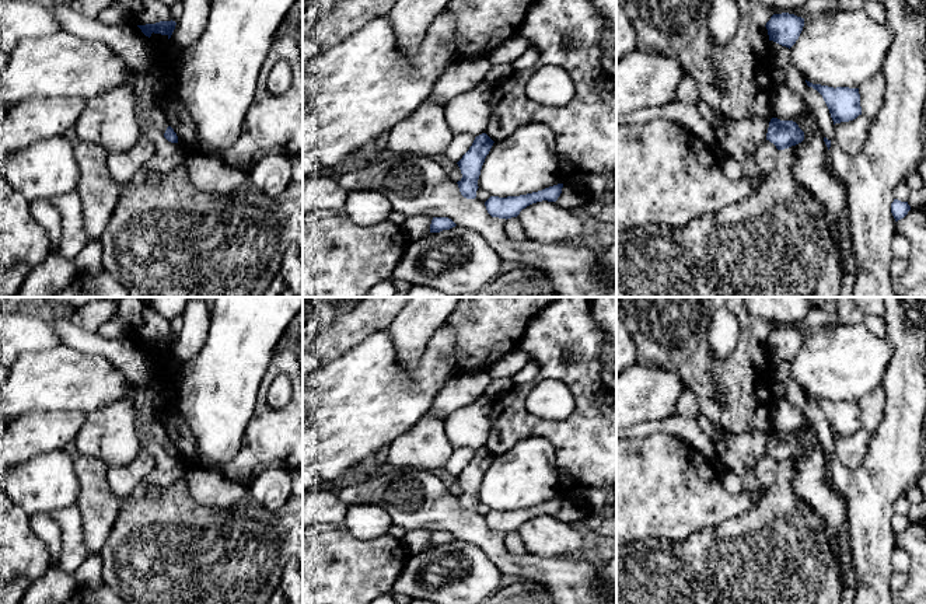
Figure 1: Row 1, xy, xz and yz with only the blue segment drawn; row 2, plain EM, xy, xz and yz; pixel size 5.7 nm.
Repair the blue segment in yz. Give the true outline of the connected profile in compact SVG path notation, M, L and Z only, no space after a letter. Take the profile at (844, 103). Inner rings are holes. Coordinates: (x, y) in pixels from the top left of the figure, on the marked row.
M807 80L806 83L808 87L813 87L822 95L829 109L834 125L853 121L859 115L862 115L859 88L849 87L834 88L821 84L813 84Z

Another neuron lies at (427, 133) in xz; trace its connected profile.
M426 99L412 119L391 129L388 149L398 156L433 157L444 154L452 137L454 133L444 118L444 105Z

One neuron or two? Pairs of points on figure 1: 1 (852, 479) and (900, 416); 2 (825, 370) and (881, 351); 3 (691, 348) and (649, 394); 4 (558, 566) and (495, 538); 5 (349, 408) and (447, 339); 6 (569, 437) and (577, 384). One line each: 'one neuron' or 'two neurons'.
1: one neuron
2: one neuron
3: two neurons
4: one neuron
5: one neuron
6: one neuron

